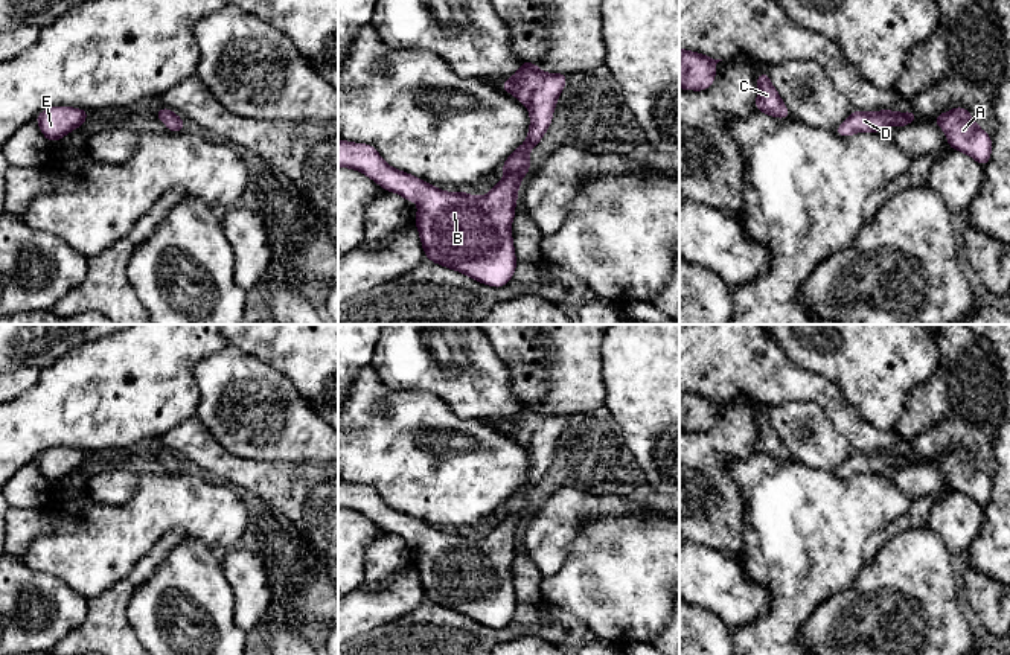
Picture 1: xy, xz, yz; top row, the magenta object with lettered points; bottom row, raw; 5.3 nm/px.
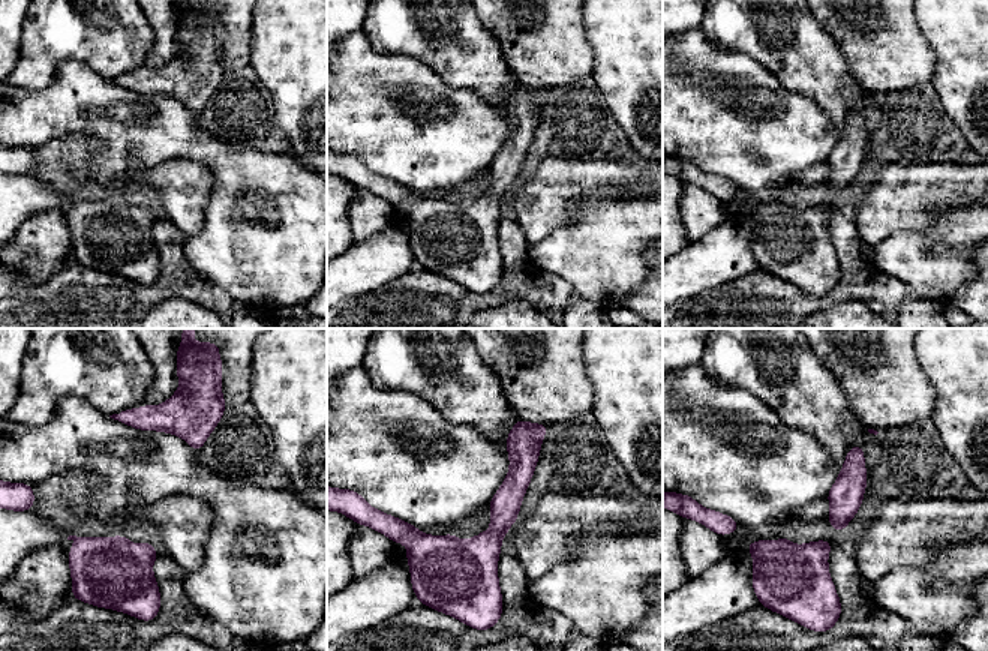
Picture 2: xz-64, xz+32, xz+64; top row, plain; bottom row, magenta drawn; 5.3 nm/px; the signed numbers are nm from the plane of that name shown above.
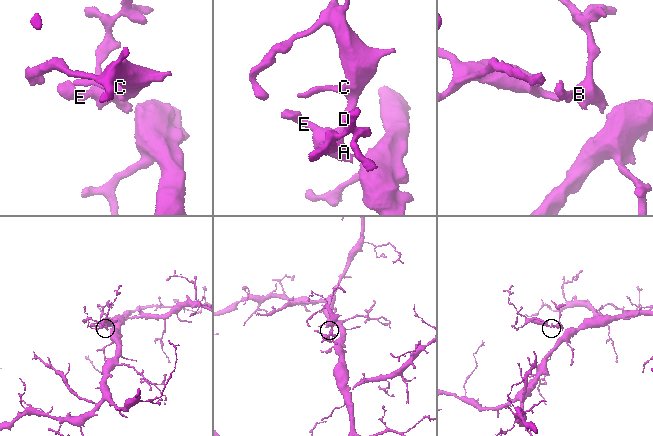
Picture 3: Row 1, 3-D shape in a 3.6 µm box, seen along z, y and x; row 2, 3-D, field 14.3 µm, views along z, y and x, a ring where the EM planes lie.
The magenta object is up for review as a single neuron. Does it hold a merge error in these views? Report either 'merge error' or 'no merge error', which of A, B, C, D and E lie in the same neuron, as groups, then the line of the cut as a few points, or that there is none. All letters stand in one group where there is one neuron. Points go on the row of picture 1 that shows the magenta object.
no merge error; groups A B C D E; cut none

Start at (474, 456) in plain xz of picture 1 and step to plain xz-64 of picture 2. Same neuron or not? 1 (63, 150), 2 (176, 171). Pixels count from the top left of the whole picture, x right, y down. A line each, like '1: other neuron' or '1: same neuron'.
1: other neuron
2: other neuron

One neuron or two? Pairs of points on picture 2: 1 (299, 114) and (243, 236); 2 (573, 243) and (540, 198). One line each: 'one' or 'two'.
1: two
2: two

